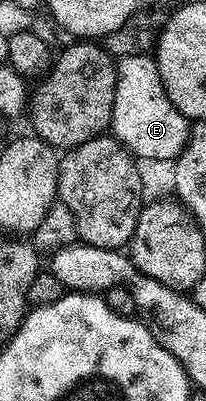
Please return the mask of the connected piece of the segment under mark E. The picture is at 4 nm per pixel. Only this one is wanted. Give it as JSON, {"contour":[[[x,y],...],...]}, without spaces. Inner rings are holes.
{"contour":[[[151,54],[135,55],[116,64],[116,88],[112,110],[111,134],[119,139],[137,160],[175,160],[184,150],[190,134],[189,120],[166,97],[158,65]]]}

